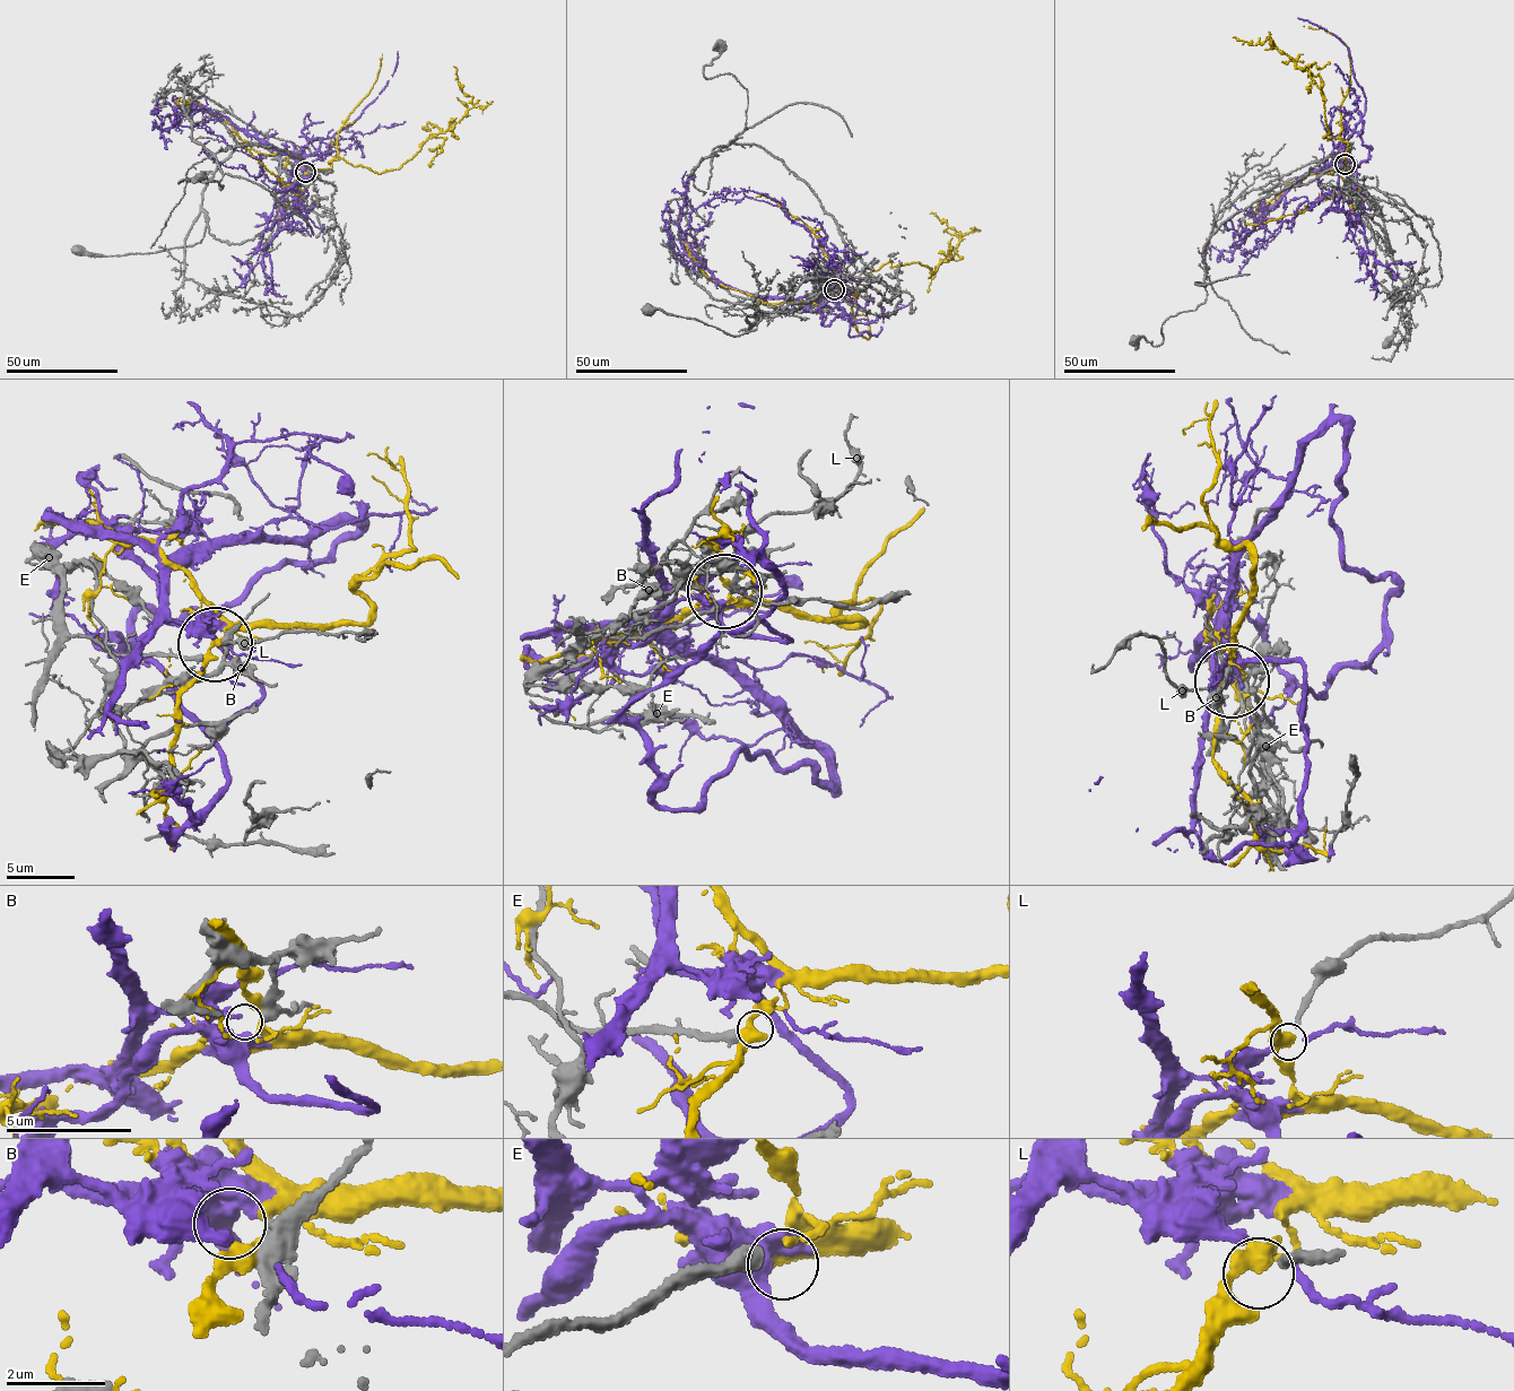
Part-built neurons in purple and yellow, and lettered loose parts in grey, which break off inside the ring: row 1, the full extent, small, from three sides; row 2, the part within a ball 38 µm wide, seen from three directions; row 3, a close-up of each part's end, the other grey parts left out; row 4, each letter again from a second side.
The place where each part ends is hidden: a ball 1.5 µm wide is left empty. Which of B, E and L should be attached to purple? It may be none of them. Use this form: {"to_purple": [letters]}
{"to_purple": ["B"]}

